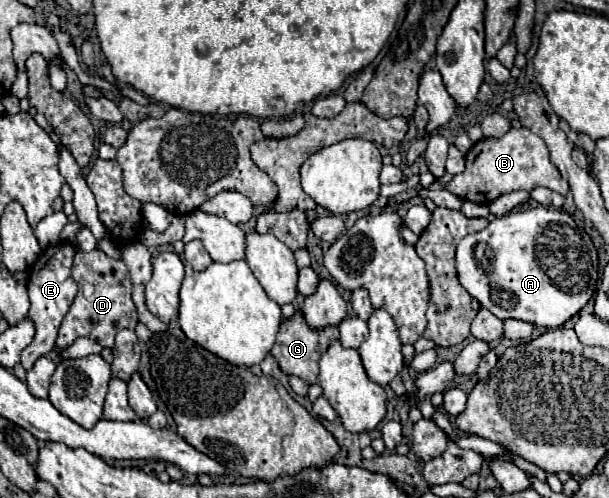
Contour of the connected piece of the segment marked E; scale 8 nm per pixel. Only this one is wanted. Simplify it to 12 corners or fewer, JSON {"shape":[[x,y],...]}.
{"shape":[[74,245],[46,249],[30,269],[30,319],[36,335],[24,369],[54,349],[78,291]]}

